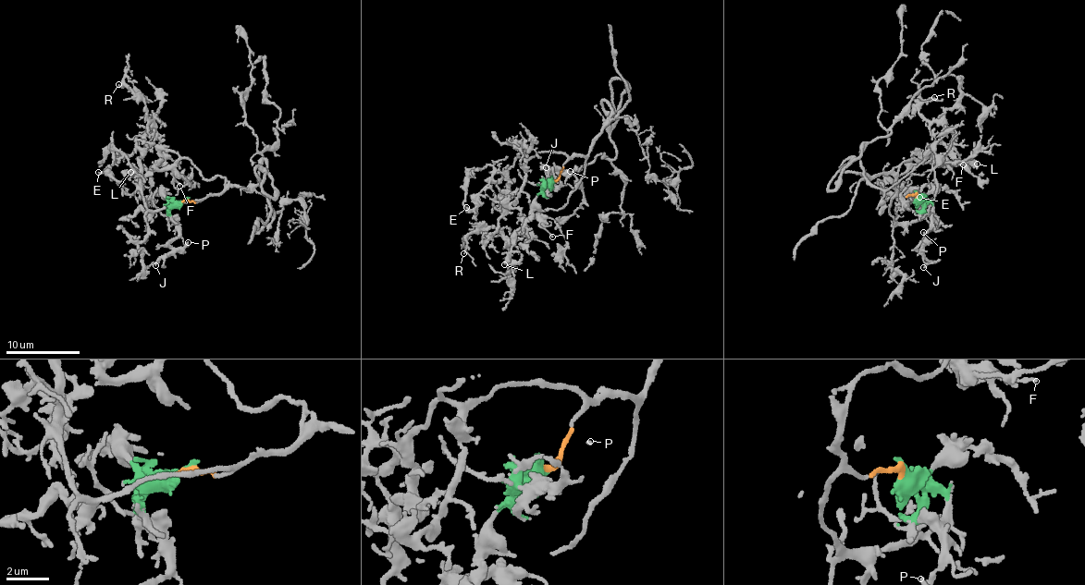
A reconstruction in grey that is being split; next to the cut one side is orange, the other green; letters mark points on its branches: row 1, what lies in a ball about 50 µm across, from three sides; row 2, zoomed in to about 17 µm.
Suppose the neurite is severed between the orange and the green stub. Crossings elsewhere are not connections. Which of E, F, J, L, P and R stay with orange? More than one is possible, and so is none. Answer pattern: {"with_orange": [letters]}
{"with_orange": ["E", "F", "L", "R"]}

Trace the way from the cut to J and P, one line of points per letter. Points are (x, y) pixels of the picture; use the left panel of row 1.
J: (182, 201), (169, 213), (178, 237), (169, 245), (171, 250), (156, 265)
P: (182, 201), (169, 213), (178, 232), (178, 237), (169, 245), (181, 249), (189, 241)

